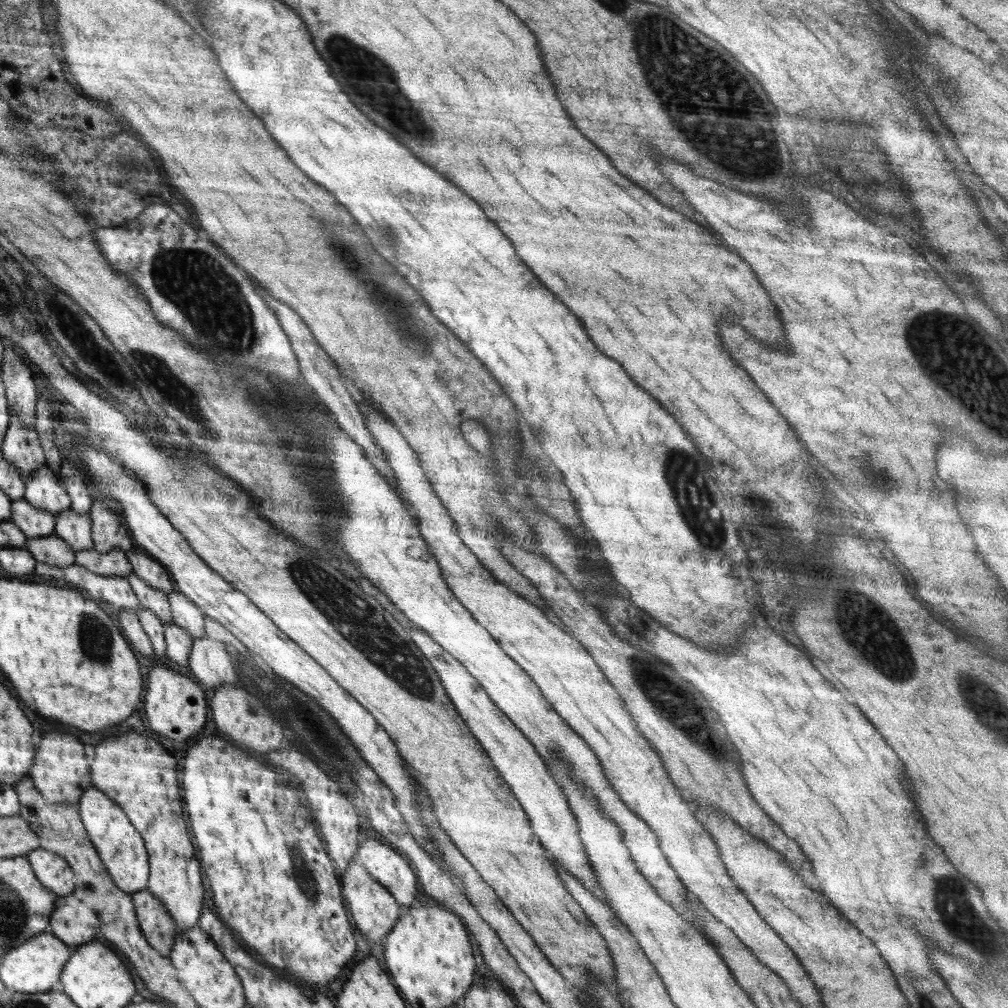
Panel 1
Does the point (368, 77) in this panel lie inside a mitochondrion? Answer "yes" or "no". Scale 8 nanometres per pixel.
yes

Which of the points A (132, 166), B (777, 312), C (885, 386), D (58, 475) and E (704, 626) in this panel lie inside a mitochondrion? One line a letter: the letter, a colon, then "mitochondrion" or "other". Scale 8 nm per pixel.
A: mitochondrion
B: other
C: other
D: other
E: other

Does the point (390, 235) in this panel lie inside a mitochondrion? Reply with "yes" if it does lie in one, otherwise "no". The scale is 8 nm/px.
yes

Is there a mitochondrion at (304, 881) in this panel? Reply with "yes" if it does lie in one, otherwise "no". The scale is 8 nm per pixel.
yes

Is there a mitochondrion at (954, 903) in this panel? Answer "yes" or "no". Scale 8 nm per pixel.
yes

